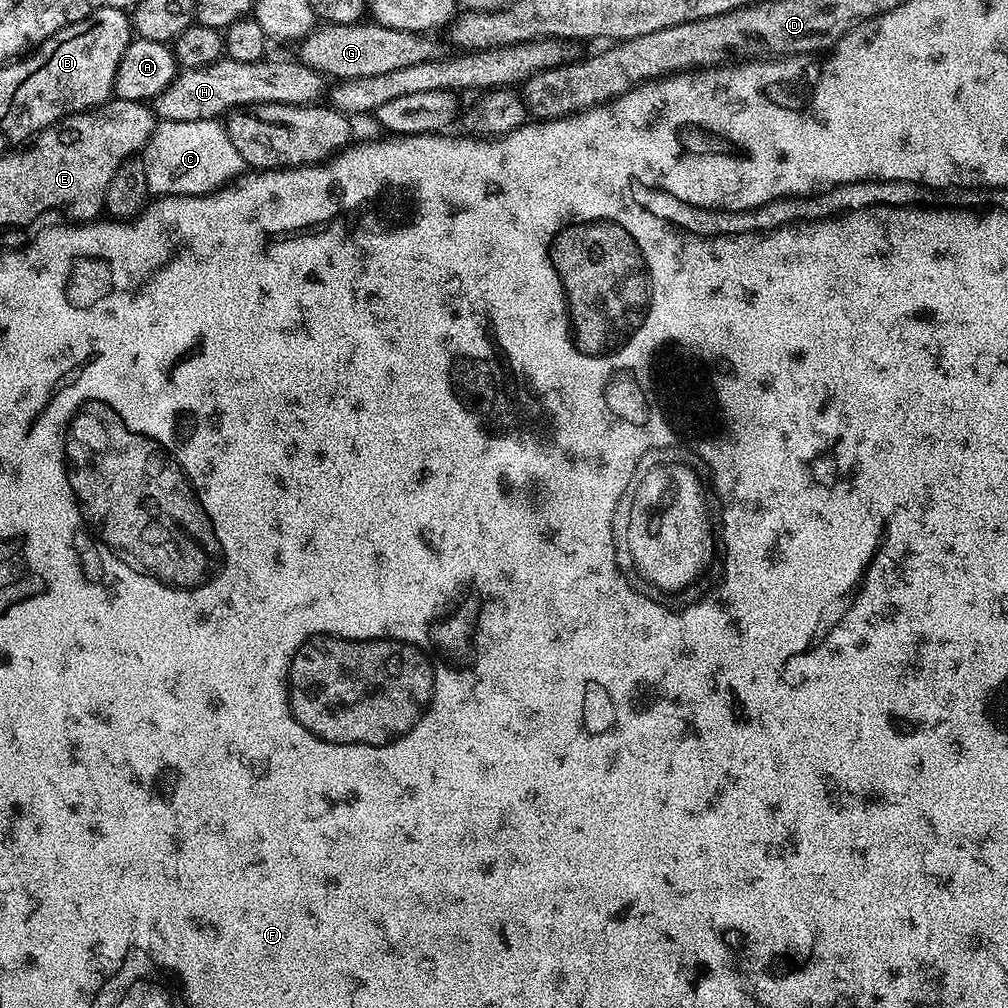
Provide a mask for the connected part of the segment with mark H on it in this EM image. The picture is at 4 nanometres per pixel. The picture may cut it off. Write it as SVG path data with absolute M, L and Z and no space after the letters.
M265 58L258 62L238 62L223 59L205 68L185 68L177 71L170 86L158 94L154 101L154 111L161 121L170 122L202 122L203 120L220 120L229 114L252 108L256 104L298 104L305 106L317 103L324 92L326 77L314 71L310 66L300 63L299 59L272 60Z

